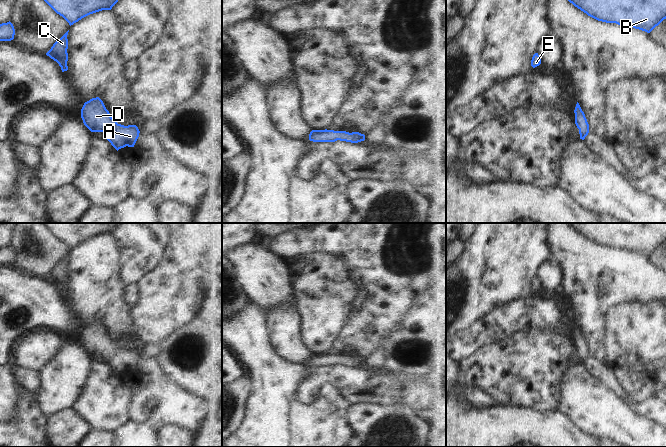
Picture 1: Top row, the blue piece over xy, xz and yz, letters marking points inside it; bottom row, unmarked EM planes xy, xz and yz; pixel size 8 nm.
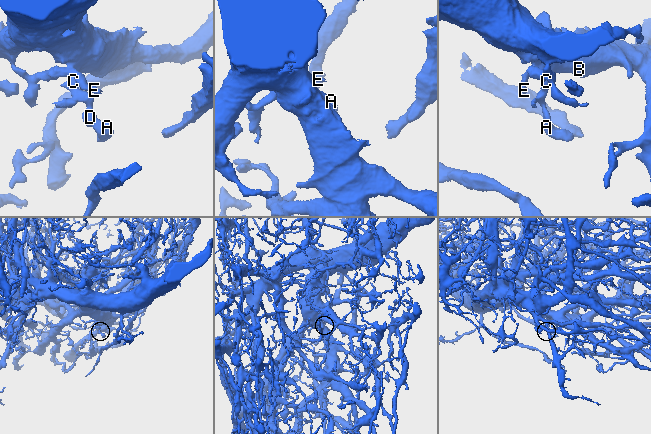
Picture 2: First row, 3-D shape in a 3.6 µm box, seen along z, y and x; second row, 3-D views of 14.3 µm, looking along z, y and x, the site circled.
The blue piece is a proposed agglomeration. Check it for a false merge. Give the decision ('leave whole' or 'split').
leave whole

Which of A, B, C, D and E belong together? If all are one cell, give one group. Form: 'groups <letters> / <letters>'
groups A B C D E

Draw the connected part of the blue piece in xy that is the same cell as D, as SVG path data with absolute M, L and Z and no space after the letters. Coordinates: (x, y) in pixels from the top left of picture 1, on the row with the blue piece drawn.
M99 97L92 98L84 103L81 109L81 118L91 132L103 132L105 139L117 151L126 146L134 147L139 137L138 127L136 125L118 124L116 119L111 117Z

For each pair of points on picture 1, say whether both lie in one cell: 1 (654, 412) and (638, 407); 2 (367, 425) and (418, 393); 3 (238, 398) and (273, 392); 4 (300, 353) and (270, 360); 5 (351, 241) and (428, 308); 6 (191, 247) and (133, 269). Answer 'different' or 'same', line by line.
1: same
2: different
3: different
4: different
5: different
6: different

